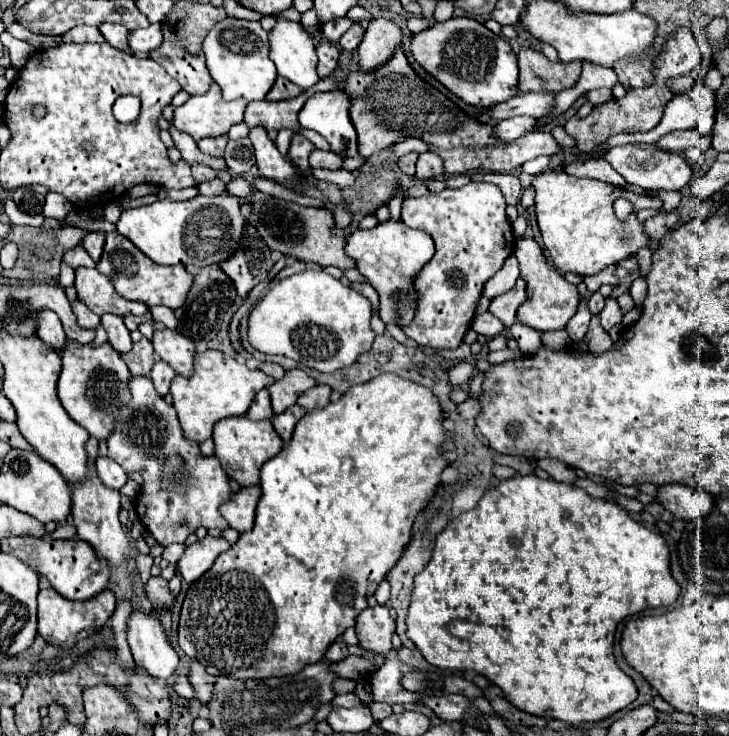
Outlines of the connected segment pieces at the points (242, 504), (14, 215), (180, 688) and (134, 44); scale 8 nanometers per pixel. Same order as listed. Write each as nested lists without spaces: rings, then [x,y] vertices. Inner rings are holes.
[[[244,487],[240,489],[240,493],[232,495],[228,503],[220,507],[220,513],[224,515],[232,529],[236,529],[238,533],[246,533],[254,527],[254,513],[260,495],[262,495],[260,487]]]
[[[8,197],[6,199],[6,203],[4,203],[4,209],[6,209],[6,215],[10,217],[10,221],[12,223],[16,223],[16,225],[42,225],[44,223],[44,217],[26,217],[18,207],[16,207],[16,203]]]
[[[176,677],[172,685],[176,685],[176,691],[178,691],[180,697],[184,697],[184,699],[194,697],[194,689],[192,689],[192,685],[190,685],[190,681],[186,677]]]
[[[150,25],[146,29],[134,29],[130,31],[128,43],[134,55],[138,57],[148,57],[150,51],[154,51],[156,47],[160,47],[164,41],[162,35],[162,25]]]

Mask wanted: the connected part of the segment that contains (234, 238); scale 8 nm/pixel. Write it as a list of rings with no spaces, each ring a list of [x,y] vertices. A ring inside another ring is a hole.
[[[232,195],[202,197],[188,201],[154,201],[144,207],[126,209],[116,223],[118,231],[128,237],[144,255],[160,265],[196,265],[208,267],[232,257],[244,237],[246,221],[240,213],[240,203]],[[186,231],[186,249],[184,249]]]

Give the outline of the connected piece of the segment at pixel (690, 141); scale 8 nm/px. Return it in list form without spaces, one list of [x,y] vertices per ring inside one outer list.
[[[692,129],[692,131],[672,131],[664,137],[660,137],[656,141],[656,147],[664,149],[664,151],[676,151],[676,153],[682,153],[688,147],[698,147],[700,151],[708,151],[710,149],[710,137],[696,133],[696,129]]]

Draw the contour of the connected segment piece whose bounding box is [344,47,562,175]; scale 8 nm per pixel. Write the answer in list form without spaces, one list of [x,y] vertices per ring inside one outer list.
[[[396,47],[392,57],[384,63],[378,65],[372,71],[352,71],[348,73],[346,81],[344,81],[344,93],[350,99],[350,119],[354,123],[354,129],[358,133],[358,151],[362,157],[372,157],[376,153],[380,153],[382,149],[392,147],[394,143],[400,143],[408,137],[418,137],[422,141],[428,143],[430,151],[434,151],[436,155],[442,157],[446,173],[454,175],[454,173],[470,173],[476,169],[482,171],[496,171],[496,173],[510,173],[512,169],[520,167],[522,163],[536,159],[538,155],[556,155],[562,151],[562,147],[554,141],[554,137],[546,131],[532,131],[526,133],[522,137],[518,137],[516,141],[500,141],[494,135],[494,127],[480,123],[478,119],[466,115],[452,99],[448,99],[442,91],[438,91],[436,87],[428,85],[424,79],[418,77],[418,73],[410,67],[402,47]]]

